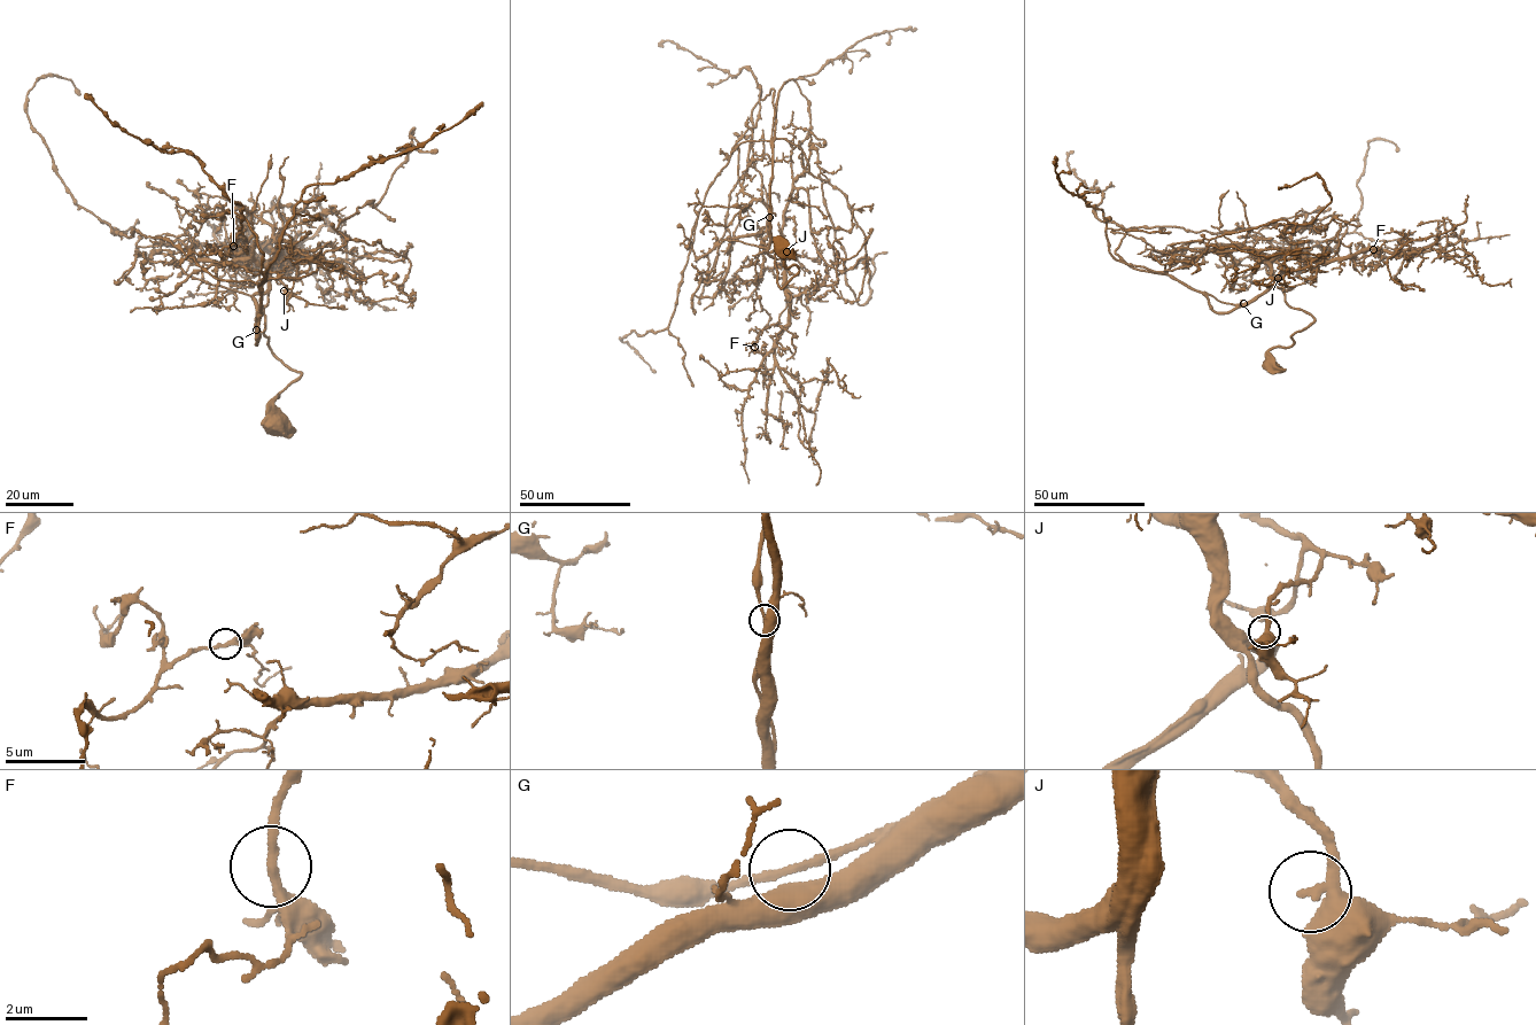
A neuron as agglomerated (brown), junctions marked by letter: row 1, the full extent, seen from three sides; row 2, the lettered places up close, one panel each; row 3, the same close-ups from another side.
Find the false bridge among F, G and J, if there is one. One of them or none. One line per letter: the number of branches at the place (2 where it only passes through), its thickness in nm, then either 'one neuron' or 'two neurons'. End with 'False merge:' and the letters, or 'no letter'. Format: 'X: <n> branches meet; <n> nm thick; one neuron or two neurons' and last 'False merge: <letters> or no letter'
F: 2 branches meet; 240 nm thick; one neuron
G: 2 branches meet; 170 nm thick; one neuron
J: 2 branches meet; 340 nm thick; one neuron
False merge: no letter

